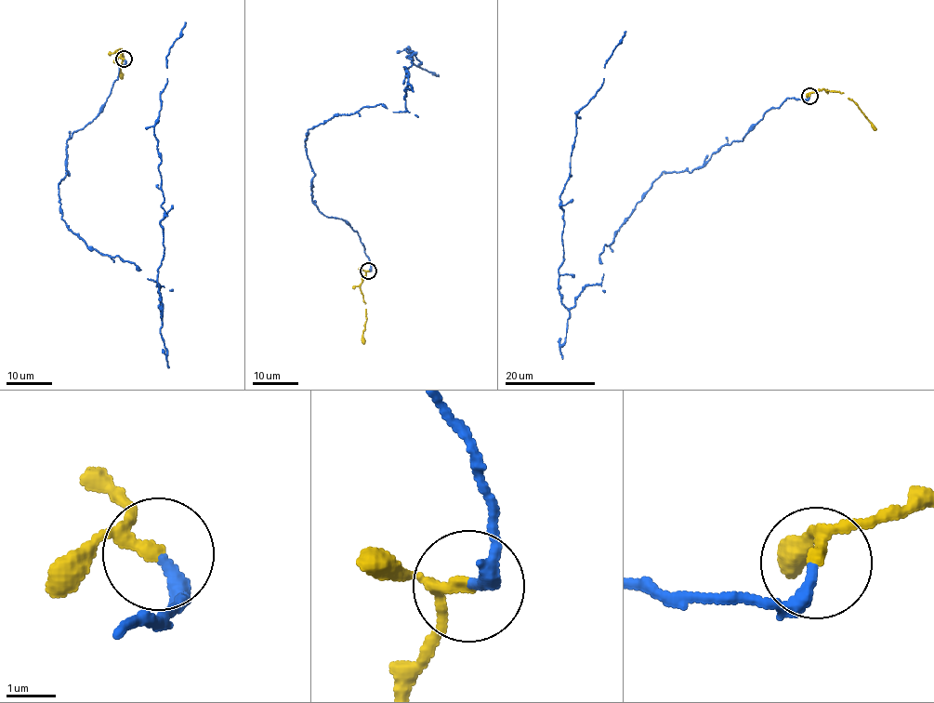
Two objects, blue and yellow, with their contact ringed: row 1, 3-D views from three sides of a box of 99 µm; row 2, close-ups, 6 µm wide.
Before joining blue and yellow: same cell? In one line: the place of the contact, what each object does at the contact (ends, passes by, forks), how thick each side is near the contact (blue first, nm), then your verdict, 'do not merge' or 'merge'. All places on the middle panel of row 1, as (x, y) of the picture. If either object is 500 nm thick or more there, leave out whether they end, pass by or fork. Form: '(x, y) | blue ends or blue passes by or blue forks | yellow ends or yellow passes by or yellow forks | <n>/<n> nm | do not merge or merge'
(368, 271) | blue passes by | yellow passes by | 180/190 nm | merge

